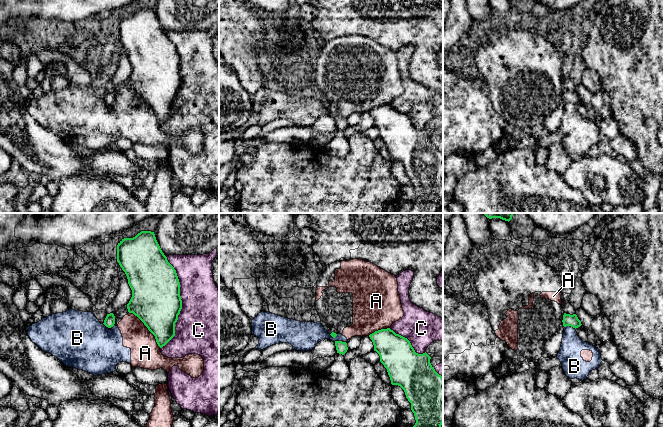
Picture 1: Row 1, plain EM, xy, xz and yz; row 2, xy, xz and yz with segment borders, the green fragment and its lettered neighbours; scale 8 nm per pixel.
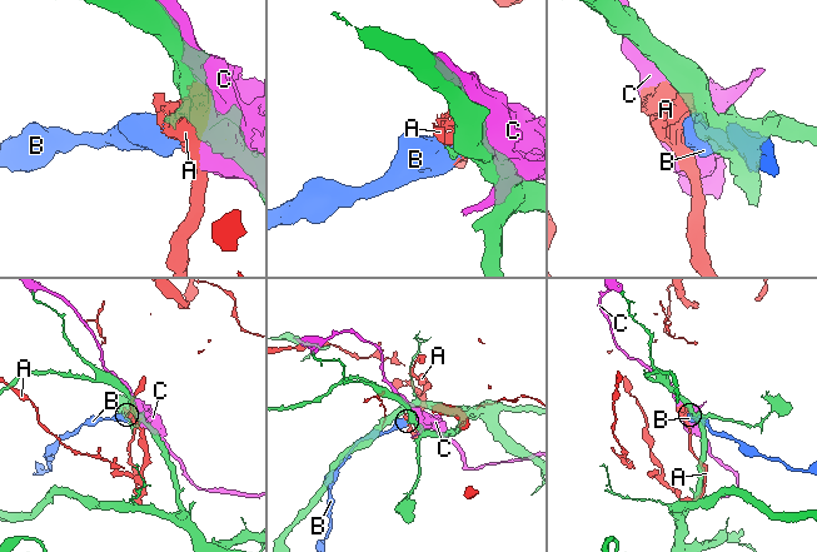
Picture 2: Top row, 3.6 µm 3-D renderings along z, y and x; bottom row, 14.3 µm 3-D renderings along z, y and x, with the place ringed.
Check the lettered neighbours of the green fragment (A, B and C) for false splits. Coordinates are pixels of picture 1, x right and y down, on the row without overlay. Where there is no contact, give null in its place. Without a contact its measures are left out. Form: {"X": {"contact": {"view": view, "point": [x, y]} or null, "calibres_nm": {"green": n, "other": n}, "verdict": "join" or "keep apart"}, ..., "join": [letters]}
{"A": {"contact": {"view": "xy", "point": [147, 103]}, "calibres_nm": {"green": 400, "other": 240}, "verdict": "keep apart"}, "B": {"contact": {"view": "xz", "point": [340, 117]}, "calibres_nm": {"green": 90, "other": 190}, "verdict": "keep apart"}, "C": {"contact": {"view": "xy", "point": [181, 79]}, "calibres_nm": {"green": 400, "other": 460}, "verdict": "keep apart"}, "join": []}

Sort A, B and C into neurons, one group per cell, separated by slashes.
A B / C

